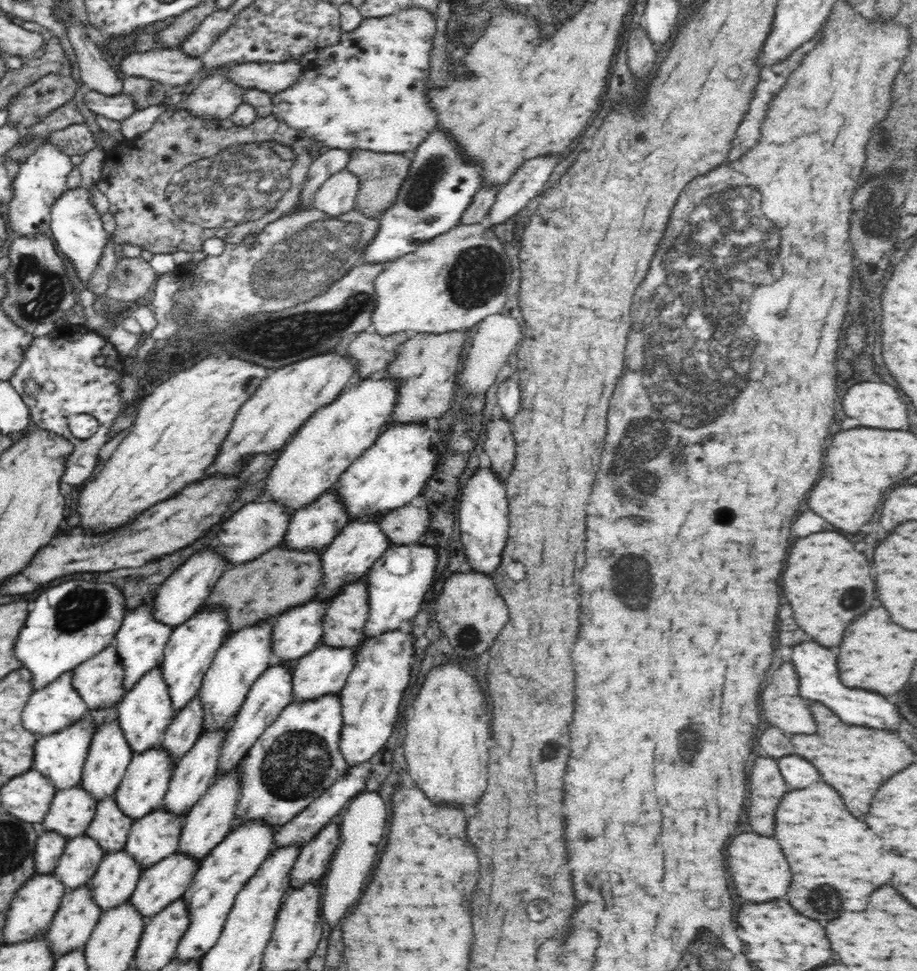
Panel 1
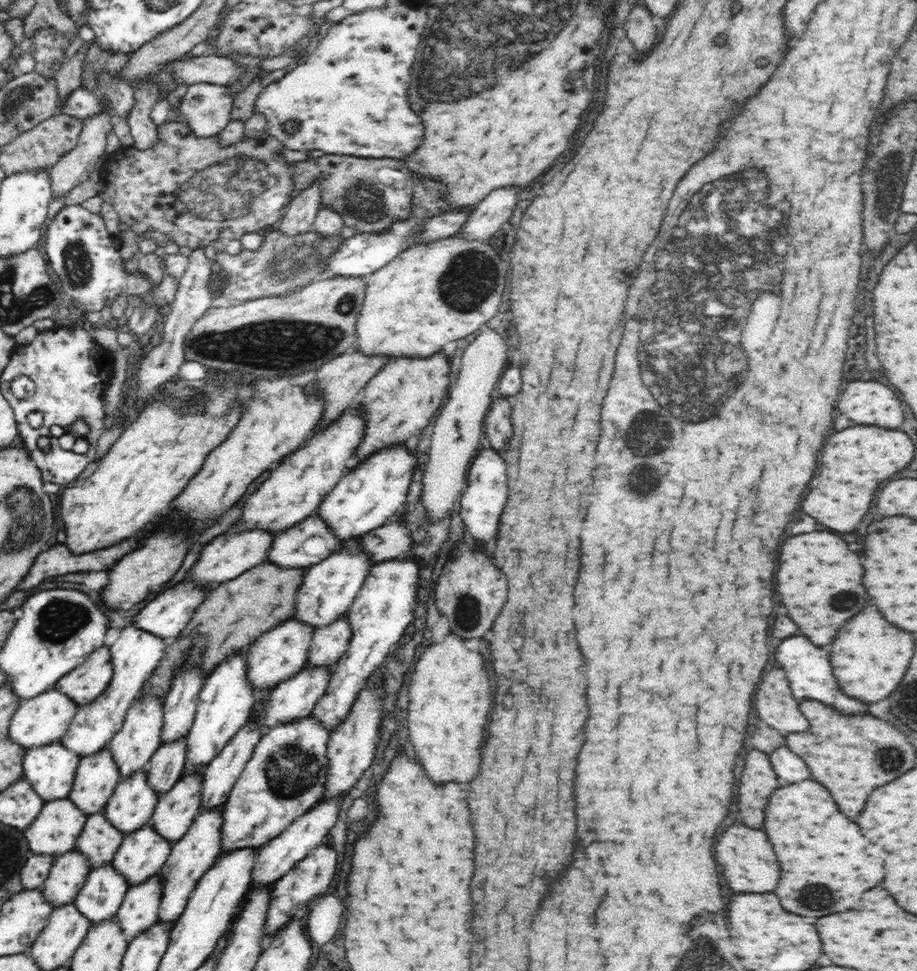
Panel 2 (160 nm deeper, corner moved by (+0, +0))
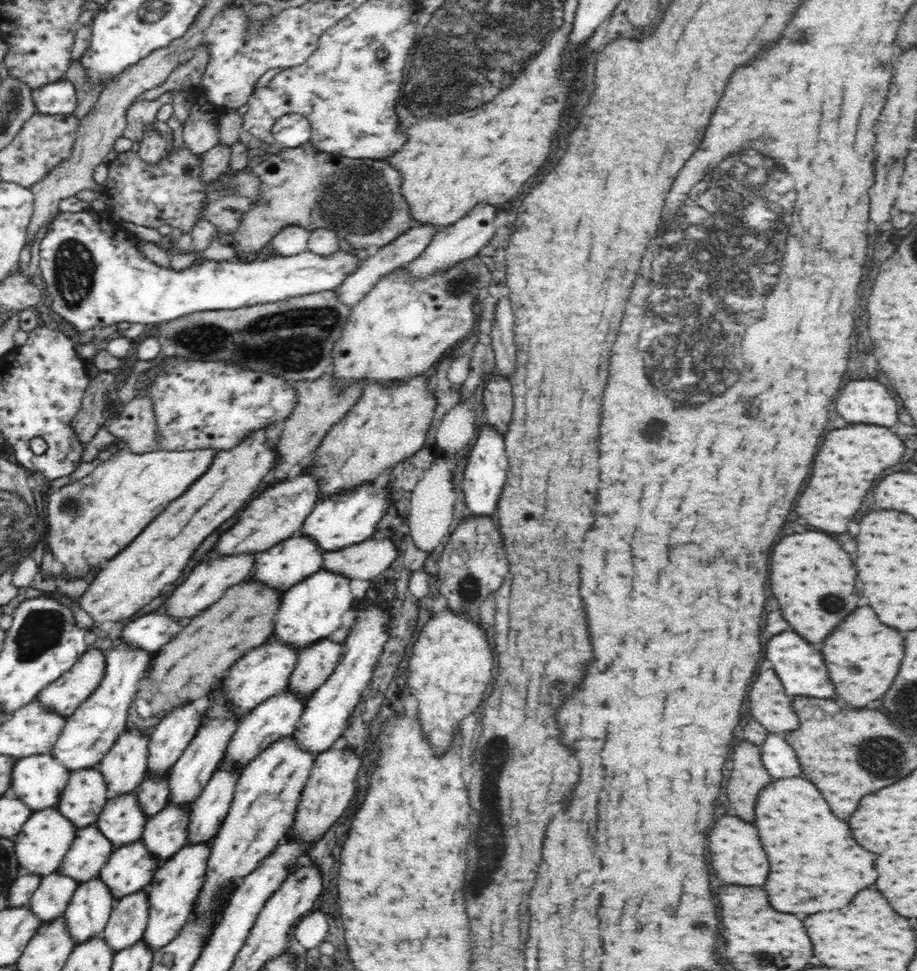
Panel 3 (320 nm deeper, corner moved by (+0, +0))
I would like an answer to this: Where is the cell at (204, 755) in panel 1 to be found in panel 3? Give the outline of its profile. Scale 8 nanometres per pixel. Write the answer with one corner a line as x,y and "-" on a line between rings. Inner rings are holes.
192,804
182,807
168,805
146,821
141,839
159,860
157,866
187,845
191,808

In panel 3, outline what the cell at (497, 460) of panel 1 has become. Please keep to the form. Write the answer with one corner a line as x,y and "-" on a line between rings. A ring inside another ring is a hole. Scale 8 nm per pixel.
496,375
485,383
483,403
486,409
486,422
496,431
506,432
512,414
512,384
504,375

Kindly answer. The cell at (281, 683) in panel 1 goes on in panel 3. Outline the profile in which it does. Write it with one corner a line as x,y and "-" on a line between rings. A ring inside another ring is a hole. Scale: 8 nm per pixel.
219,766
214,771
204,792
192,803
189,815
187,844
202,844
211,841
231,808
239,768

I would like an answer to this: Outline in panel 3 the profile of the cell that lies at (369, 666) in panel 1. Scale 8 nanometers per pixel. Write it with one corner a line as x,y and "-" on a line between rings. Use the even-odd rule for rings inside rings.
352,749
326,750
315,758
314,766
306,786
302,789
298,812
284,840
301,840
307,844
316,844
324,833
342,816
350,806
356,790
356,774
360,770
360,759

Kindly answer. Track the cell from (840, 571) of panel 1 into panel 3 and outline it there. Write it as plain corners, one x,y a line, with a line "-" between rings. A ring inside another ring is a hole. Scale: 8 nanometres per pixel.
802,532
784,536
780,542
774,544
772,556
770,556
770,590
778,598
782,616
788,620
788,624
806,640
810,642
822,642
852,610
858,608
862,586
856,582
858,574
854,568
852,558
840,548
840,544
822,534
822,532

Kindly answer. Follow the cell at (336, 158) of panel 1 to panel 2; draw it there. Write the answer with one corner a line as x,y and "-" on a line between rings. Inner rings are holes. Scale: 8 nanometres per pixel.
318,178
286,206
285,215
275,227
276,230
288,236
298,236
310,231
321,208
320,192
322,192
322,182

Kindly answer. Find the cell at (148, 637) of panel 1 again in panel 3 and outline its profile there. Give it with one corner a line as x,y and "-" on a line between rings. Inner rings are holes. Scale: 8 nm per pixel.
125,642
115,646
106,659
106,669
104,679
97,690
86,700
72,715
66,717
64,729
58,741
51,749
51,755
63,764
70,772
74,770
84,770
84,768
95,768
95,766
104,758
104,755
114,747
119,737
126,732
126,721
128,712
132,706
134,696
138,690
138,684
142,676
146,674
146,669
150,668
154,654
146,652
141,648
133,648

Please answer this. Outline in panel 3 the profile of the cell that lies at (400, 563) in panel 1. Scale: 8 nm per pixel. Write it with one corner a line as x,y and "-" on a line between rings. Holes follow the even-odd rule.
377,601
374,606
360,608
360,612
356,614
356,622
348,628
344,642
346,654
343,654
328,681
313,693
306,703
304,712
300,715
293,735
298,747
317,757
318,754
322,754
332,747
332,744
346,730
348,718
354,707
361,700
362,695
370,691
370,680
372,680
376,662
388,640
390,611
390,607

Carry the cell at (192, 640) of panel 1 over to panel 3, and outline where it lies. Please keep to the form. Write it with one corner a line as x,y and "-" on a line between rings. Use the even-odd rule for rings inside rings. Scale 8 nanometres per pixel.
193,703
176,708
158,723
148,735
147,772
151,776
168,775
202,726
200,714

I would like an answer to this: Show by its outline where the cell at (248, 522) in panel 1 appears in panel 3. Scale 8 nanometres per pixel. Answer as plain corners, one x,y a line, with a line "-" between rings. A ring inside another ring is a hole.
210,554
210,558
204,564
196,566
192,574
186,578
186,582
174,590
174,594
164,604
165,613
176,620
183,620
184,623
196,618
202,610
218,602
228,588
247,580
253,570
255,556
256,554
234,554
234,556

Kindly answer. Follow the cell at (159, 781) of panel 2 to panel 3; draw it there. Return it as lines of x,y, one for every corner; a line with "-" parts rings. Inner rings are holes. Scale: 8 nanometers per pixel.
147,772
146,777
139,784
134,793
142,813
149,819
150,817
158,814
168,806
169,800
169,784
168,775
164,776
151,776

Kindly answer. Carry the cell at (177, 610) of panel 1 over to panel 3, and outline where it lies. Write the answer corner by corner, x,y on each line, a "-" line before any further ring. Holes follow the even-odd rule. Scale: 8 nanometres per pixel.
160,608
126,624
121,640
133,648
155,654
184,628
184,624
183,620
168,616
165,609

